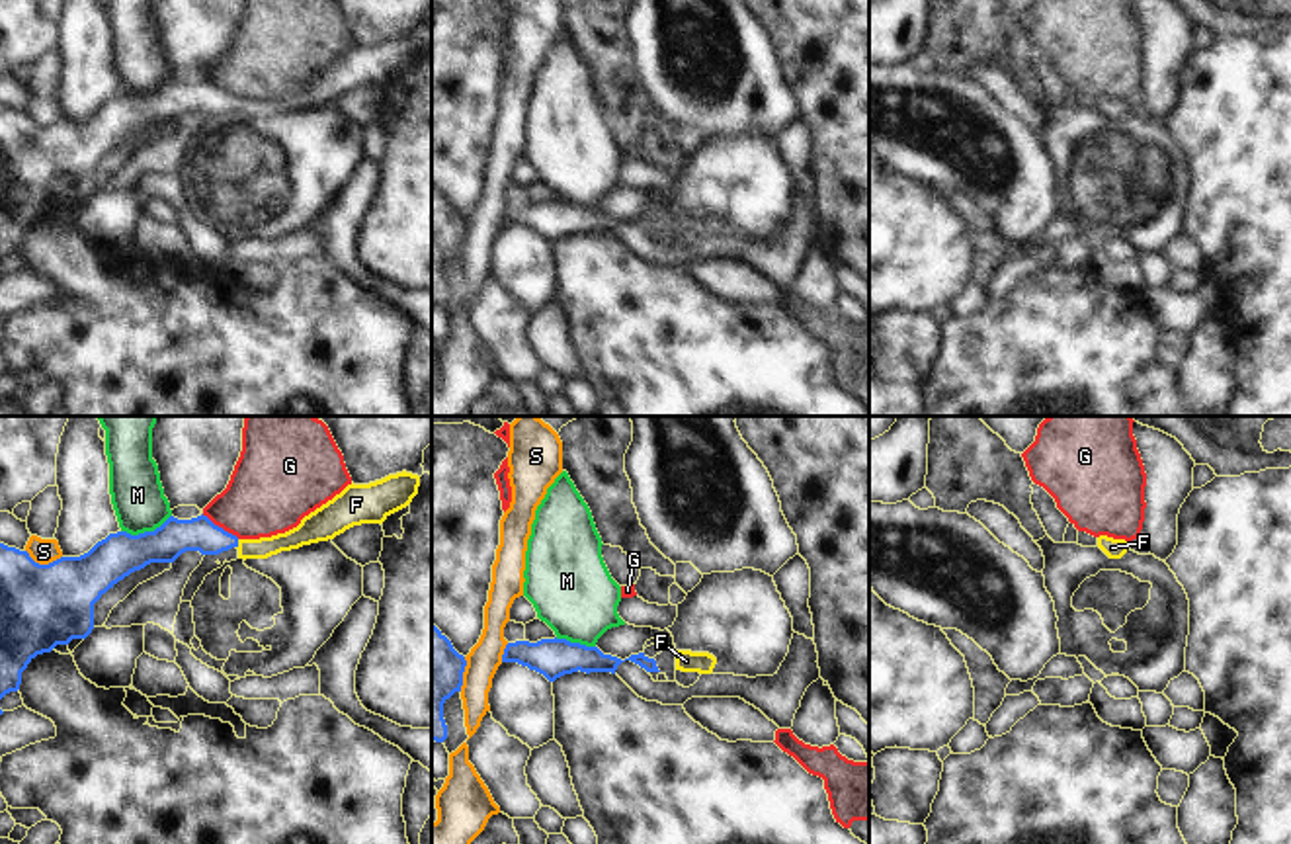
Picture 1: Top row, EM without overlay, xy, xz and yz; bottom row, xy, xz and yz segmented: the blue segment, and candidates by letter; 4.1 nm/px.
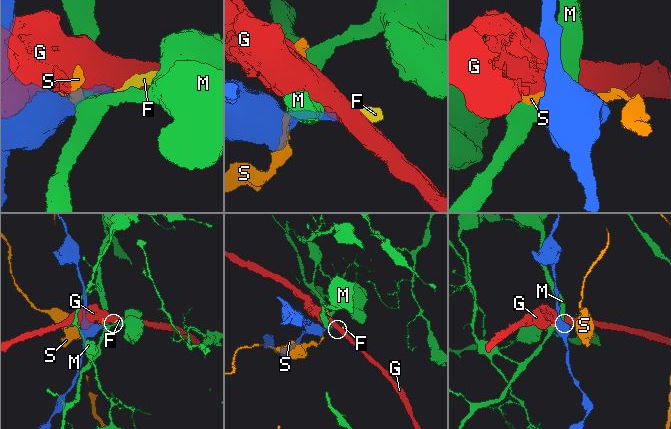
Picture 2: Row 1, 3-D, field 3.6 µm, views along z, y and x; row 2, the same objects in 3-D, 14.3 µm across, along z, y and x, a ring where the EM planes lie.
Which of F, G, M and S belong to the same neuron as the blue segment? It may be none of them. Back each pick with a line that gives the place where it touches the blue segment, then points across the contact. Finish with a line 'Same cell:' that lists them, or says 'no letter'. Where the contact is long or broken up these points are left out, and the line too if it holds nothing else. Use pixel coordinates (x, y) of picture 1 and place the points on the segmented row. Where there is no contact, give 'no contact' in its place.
F: contact xy (237, 544); way xy (200, 534), (209, 540), (237, 544), (274, 546), (295, 538)
Same cell: F

